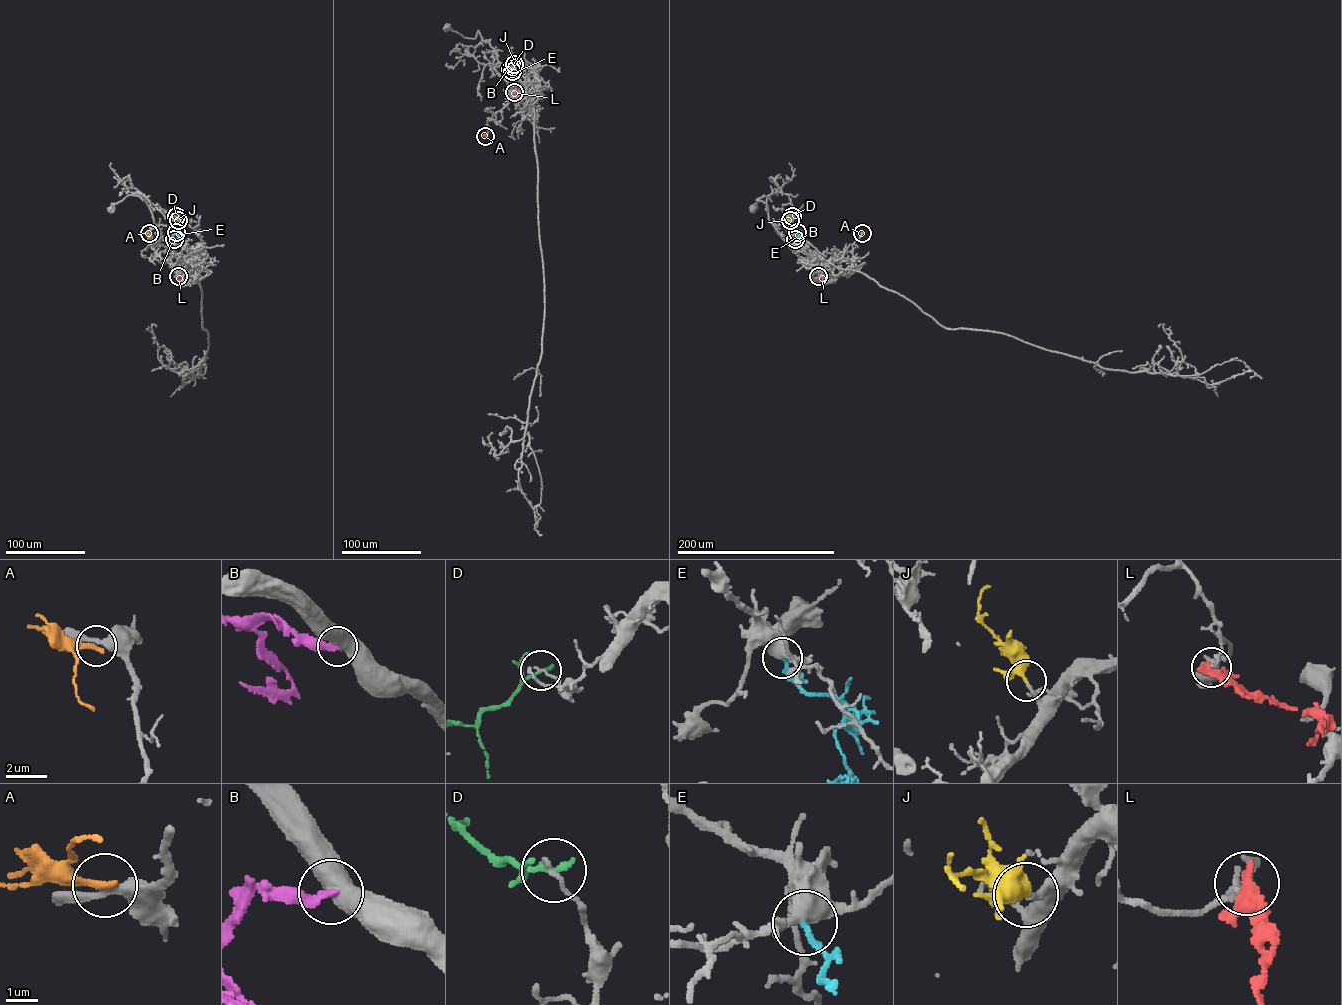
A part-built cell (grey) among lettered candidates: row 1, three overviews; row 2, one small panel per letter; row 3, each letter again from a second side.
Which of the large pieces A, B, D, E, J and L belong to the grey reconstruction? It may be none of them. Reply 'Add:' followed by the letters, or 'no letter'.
Add: E, J

